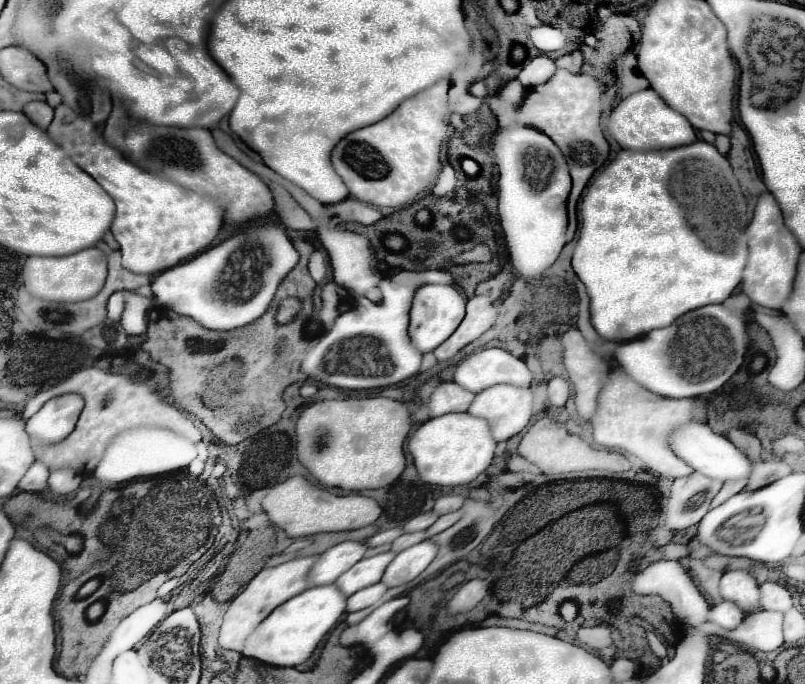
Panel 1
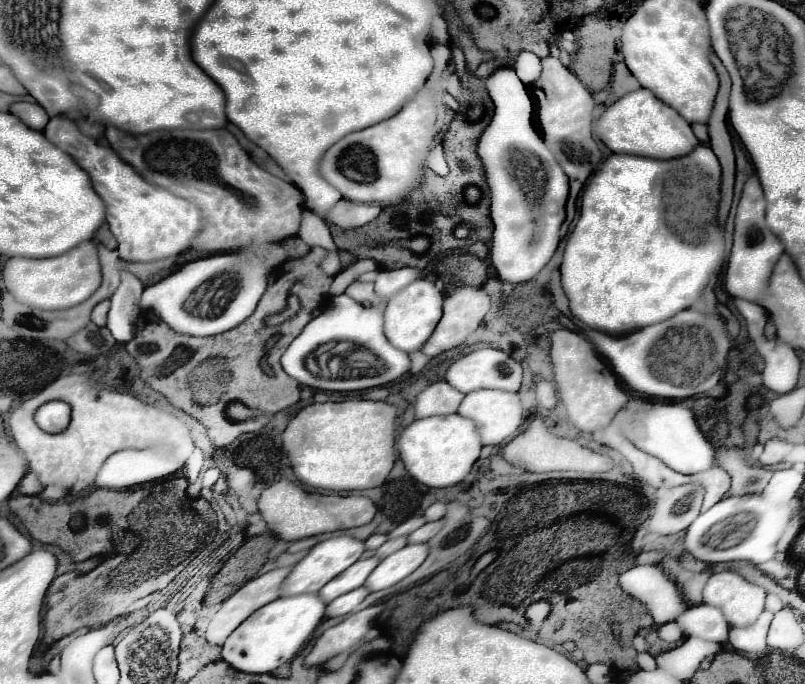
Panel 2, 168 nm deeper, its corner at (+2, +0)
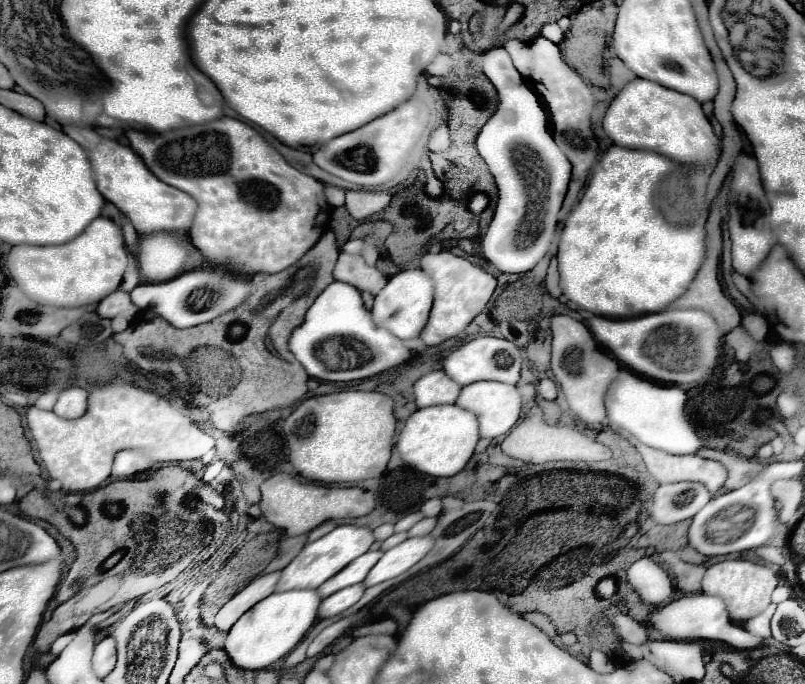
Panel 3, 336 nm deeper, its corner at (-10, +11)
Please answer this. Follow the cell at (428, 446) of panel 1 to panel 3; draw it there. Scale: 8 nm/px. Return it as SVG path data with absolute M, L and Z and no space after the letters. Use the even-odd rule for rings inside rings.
M435 405L417 409L413 415L409 415L397 437L395 449L399 451L401 459L419 473L431 477L453 477L467 465L477 441L477 417L473 413L459 409L457 405Z

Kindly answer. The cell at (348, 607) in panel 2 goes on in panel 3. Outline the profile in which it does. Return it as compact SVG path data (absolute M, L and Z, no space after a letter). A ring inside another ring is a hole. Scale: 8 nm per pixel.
M357 583L357 585L345 587L345 589L333 593L331 597L325 597L321 601L321 605L319 605L317 619L327 619L327 617L341 615L345 609L349 609L351 605L355 605L361 599L363 591L365 591L365 585L363 583Z

